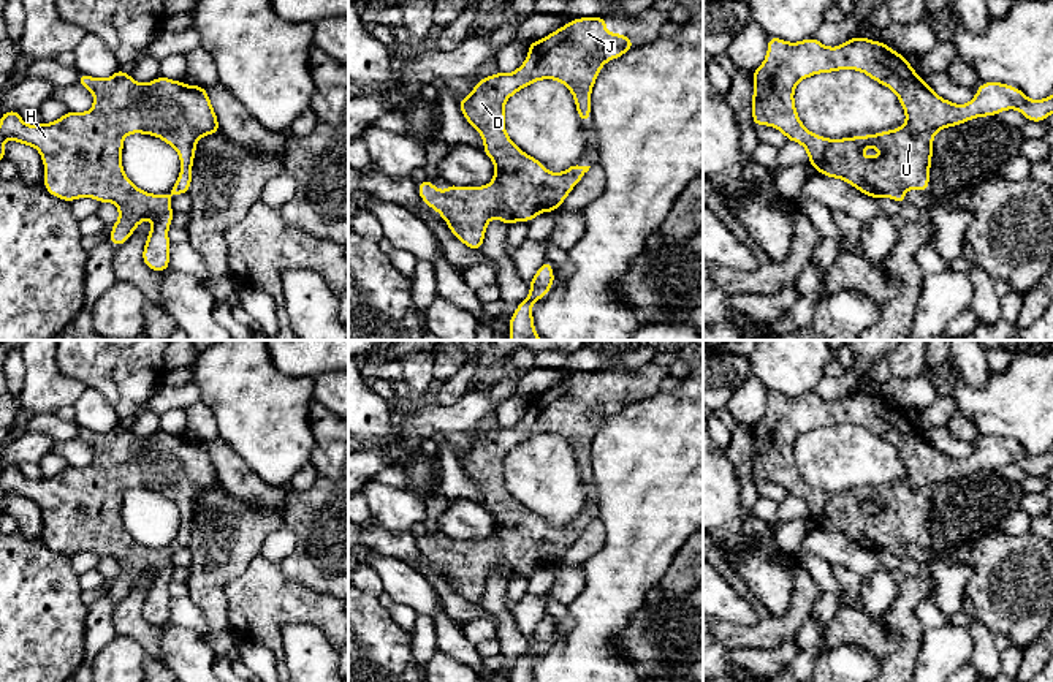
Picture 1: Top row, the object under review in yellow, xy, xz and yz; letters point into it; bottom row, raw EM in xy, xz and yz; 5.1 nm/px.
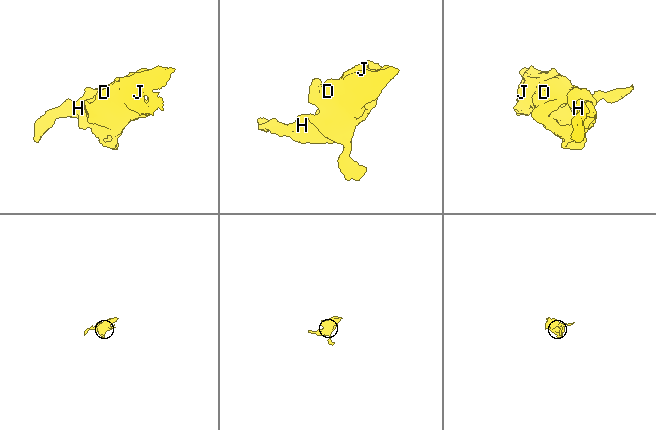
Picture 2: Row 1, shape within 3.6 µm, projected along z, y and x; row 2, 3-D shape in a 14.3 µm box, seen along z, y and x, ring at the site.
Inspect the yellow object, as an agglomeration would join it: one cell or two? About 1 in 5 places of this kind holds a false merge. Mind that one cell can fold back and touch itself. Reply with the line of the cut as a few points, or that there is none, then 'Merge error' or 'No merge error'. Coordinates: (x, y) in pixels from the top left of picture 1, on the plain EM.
No split. No merge error

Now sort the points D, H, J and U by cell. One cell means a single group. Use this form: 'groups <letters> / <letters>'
groups D H J U

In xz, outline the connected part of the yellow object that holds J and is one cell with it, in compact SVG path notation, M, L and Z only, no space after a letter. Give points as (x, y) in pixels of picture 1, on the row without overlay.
M578 372L530 397L527 413L513 427L499 426L478 434L470 449L458 454L458 459L483 492L483 506L496 522L494 532L483 541L448 538L445 546L423 535L418 538L421 554L473 604L481 603L492 573L510 581L530 576L542 566L556 566L591 521L575 517L562 527L549 527L507 489L505 457L537 435L554 434L572 446L584 478L591 472L591 446L602 421L632 402L629 391L606 386L605 372Z

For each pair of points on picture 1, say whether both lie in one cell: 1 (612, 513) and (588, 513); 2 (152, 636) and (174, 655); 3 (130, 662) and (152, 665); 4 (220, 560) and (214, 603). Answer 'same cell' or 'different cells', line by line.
1: different cells
2: different cells
3: different cells
4: same cell

